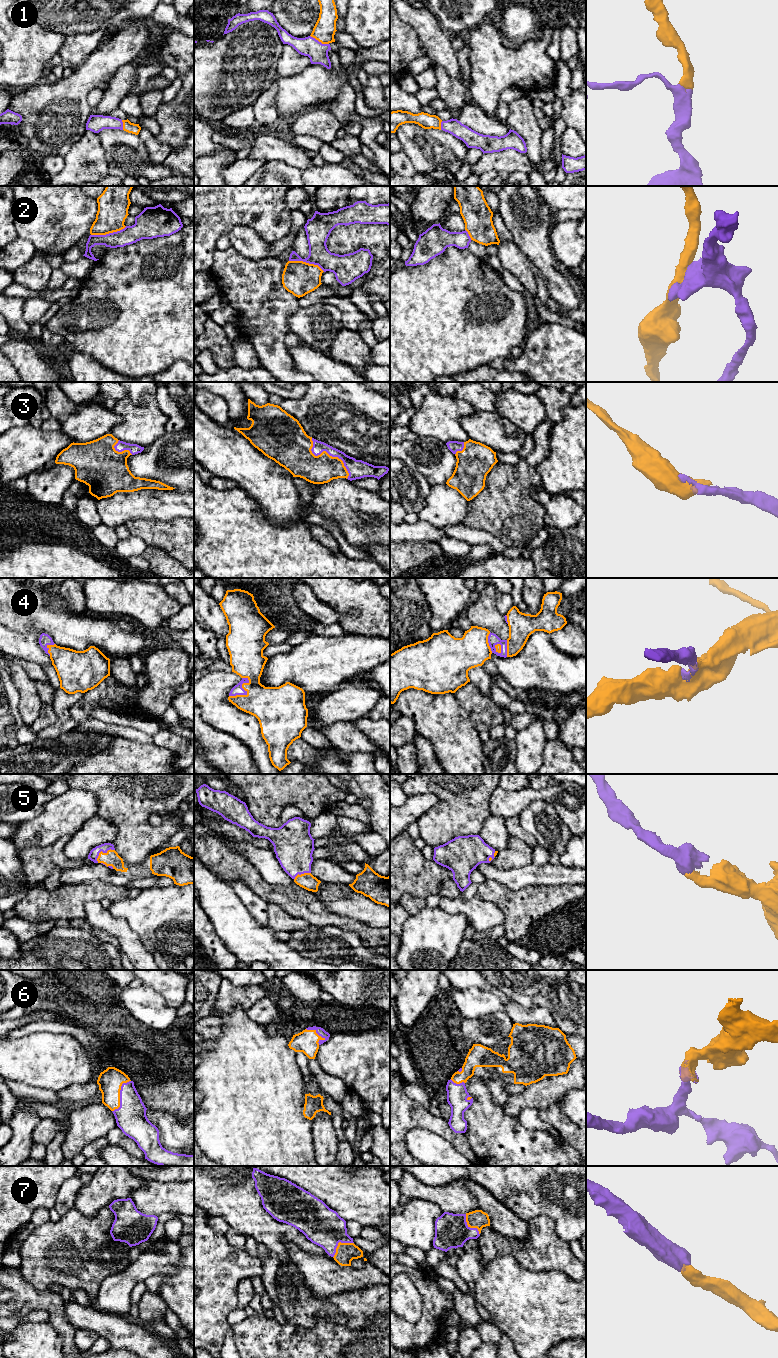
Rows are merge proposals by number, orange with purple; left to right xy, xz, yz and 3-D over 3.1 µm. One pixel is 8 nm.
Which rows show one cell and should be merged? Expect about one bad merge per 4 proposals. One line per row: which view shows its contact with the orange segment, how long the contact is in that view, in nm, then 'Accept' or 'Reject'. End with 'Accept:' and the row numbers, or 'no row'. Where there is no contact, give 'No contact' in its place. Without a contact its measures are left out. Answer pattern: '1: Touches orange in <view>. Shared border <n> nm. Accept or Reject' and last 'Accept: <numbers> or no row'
1: Touches orange in xz. Shared border 170 nm. Accept
2: Touches orange in xy. Shared border 300 nm. Reject
3: Touches orange in xz. Shared border 440 nm. Accept
4: Touches orange in xz. Shared border 220 nm. Accept
5: Touches orange in xy. Shared border 180 nm. Accept
6: Touches orange in xy. Shared border 300 nm. Accept
7: Touches orange in xz. Shared border 200 nm. Accept
Accept: 1, 3, 4, 5, 6, 7

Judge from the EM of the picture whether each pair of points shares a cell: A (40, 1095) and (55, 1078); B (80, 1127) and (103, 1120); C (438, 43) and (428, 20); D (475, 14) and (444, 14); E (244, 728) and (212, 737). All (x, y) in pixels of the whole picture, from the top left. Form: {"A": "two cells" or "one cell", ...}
{"A": "two cells", "B": "one cell", "C": "one cell", "D": "one cell", "E": "two cells"}

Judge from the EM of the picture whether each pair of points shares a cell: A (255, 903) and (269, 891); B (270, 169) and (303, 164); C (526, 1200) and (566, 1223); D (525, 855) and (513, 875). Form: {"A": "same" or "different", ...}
{"A": "different", "B": "different", "C": "same", "D": "different"}

